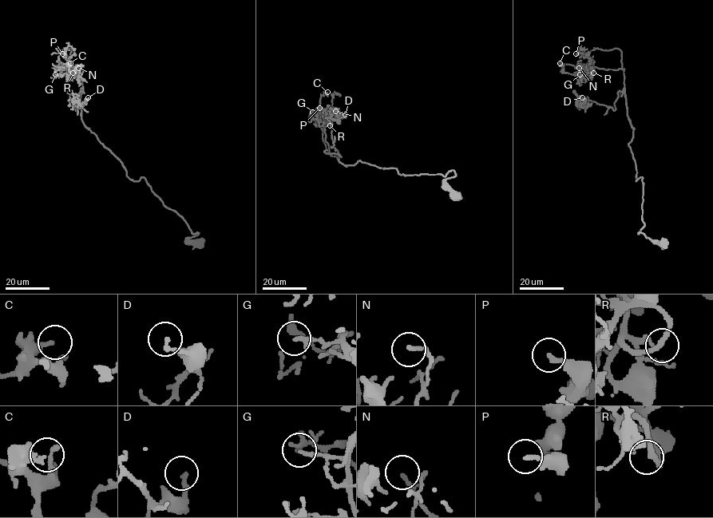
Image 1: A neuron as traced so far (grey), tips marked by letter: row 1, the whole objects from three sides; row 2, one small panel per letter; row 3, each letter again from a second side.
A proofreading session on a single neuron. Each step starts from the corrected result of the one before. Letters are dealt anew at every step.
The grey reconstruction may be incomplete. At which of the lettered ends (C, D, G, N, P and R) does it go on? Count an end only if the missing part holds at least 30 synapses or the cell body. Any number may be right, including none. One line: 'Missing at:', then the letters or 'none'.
Missing at: none

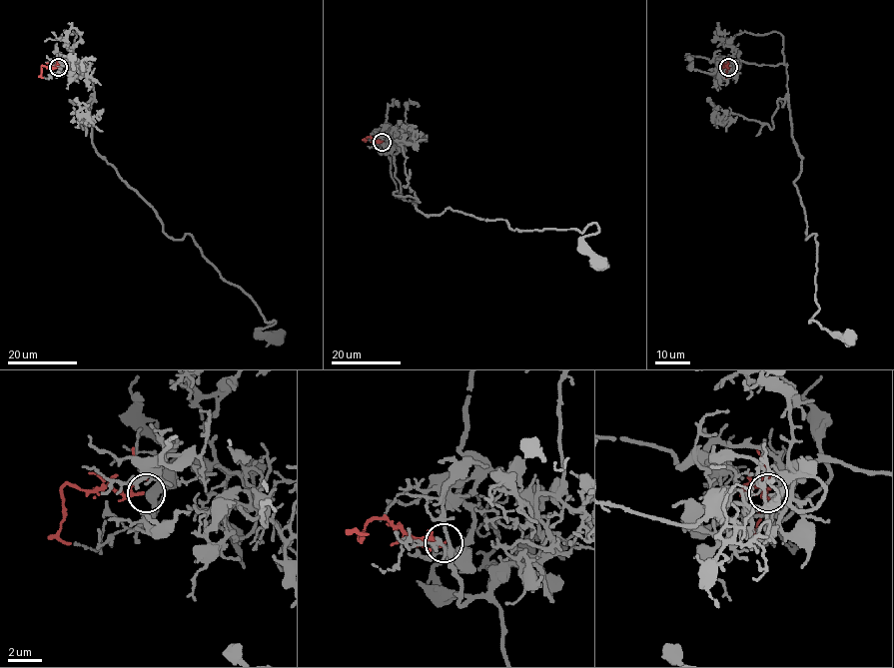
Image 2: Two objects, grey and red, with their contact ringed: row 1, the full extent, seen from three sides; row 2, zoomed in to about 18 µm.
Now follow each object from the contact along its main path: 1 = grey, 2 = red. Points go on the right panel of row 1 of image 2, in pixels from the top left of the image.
1: (728, 67), (787, 64), (801, 164), (794, 183), (805, 239), (816, 235), (819, 310), (809, 322), (851, 336)
2: (728, 67), (723, 66), (727, 67), (726, 78)

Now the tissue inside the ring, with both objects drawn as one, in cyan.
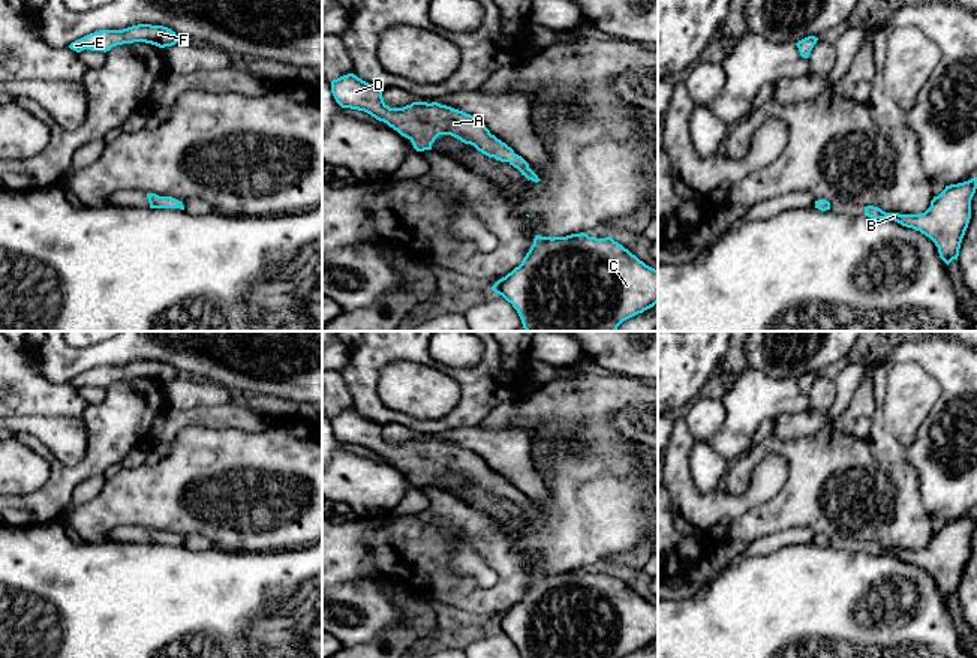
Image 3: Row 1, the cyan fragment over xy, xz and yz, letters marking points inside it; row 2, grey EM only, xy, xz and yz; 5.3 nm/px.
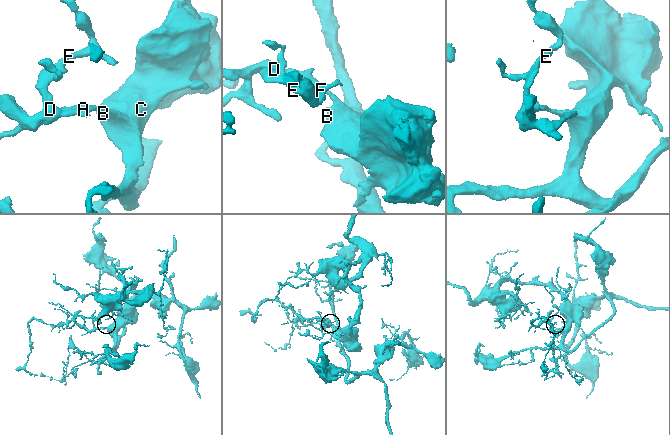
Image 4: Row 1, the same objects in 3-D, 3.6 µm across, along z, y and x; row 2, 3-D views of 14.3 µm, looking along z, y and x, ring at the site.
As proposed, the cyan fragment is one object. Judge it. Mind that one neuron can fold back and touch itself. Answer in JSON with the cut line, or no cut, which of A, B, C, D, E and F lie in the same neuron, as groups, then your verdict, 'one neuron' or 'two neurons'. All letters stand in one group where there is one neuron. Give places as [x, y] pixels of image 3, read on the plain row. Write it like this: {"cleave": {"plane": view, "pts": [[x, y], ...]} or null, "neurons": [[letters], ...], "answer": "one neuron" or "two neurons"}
{"cleave": null, "neurons": [["A", "B", "C", "D", "E", "F"]], "answer": "one neuron"}

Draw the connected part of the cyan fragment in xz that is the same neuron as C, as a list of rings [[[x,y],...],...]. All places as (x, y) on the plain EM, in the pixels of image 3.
[[[584,568],[553,574],[535,571],[521,600],[499,615],[491,627],[512,640],[521,658],[623,658],[658,639],[658,606],[611,573],[596,574]]]

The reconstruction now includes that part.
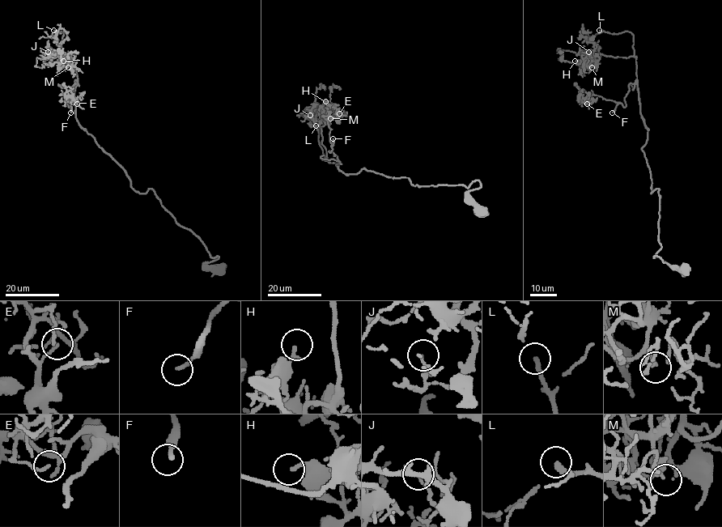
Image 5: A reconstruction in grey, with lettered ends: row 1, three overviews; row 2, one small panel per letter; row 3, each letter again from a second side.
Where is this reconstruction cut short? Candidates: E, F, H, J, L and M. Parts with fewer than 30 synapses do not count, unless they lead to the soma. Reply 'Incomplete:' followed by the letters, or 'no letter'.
Incomplete: F, L, M

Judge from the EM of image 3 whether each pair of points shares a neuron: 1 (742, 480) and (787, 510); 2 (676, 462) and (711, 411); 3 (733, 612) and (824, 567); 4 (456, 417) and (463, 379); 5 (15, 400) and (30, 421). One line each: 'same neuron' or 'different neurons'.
1: same neuron
2: different neurons
3: same neuron
4: same neuron
5: different neurons

